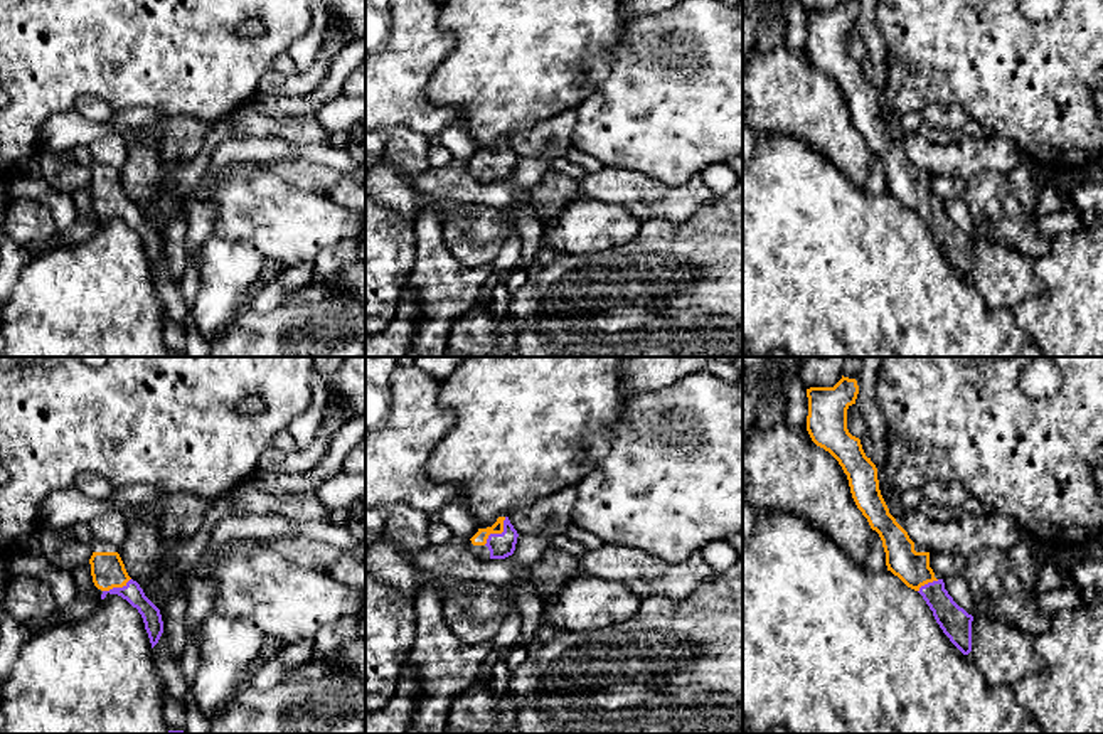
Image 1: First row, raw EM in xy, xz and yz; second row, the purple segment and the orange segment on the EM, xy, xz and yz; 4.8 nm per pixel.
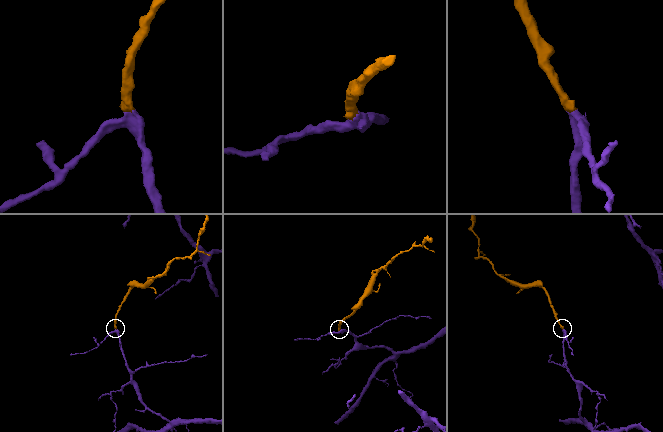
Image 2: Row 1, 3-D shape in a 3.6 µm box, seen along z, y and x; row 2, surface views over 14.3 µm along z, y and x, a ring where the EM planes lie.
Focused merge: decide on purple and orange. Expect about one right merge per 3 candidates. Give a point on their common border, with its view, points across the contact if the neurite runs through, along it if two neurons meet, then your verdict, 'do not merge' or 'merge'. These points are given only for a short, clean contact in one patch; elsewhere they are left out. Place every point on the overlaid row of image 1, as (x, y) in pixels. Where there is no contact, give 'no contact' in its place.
contact xz (497, 534); way xz (500, 546), (497, 534), (480, 537); merge

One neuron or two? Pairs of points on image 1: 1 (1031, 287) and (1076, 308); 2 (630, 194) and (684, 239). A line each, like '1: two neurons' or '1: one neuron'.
1: two neurons
2: two neurons

